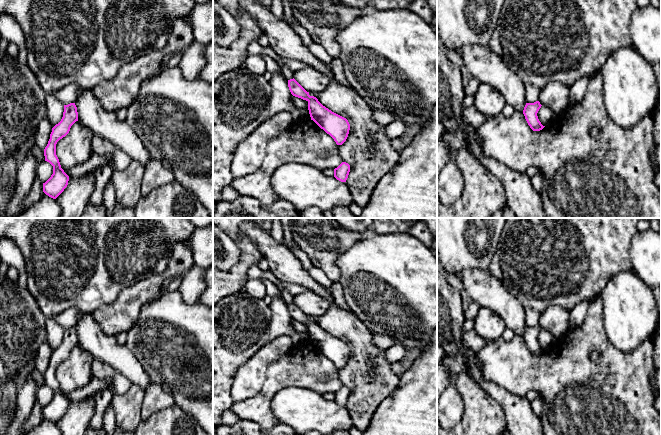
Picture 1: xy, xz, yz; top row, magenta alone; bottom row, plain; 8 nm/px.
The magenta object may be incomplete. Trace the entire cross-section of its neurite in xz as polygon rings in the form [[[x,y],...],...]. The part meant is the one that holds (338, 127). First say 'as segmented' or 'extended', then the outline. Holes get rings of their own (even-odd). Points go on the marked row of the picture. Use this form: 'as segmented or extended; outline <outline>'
extended; outline [[[283,65],[281,71],[288,80],[291,94],[308,102],[311,120],[329,134],[337,145],[342,145],[346,141],[350,130],[348,120],[323,106],[316,97],[310,96],[309,92],[294,79],[295,72],[289,67]]]

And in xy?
as segmented; outline [[[75,103],[64,105],[63,117],[52,128],[50,139],[44,149],[45,161],[53,166],[53,174],[43,183],[43,192],[53,199],[56,199],[64,191],[69,181],[69,176],[61,168],[56,155],[56,144],[69,133],[71,126],[76,121],[78,121],[78,112]]]

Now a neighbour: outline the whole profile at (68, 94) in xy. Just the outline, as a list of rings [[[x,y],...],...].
[[[69,84],[64,88],[56,91],[52,95],[55,96],[59,101],[61,101],[64,105],[68,105],[70,103],[75,103],[79,93],[83,88],[77,84]]]

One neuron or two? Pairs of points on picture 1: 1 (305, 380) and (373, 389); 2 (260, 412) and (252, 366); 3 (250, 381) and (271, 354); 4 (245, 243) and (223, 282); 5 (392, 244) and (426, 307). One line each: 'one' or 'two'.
1: two
2: two
3: one
4: one
5: one

